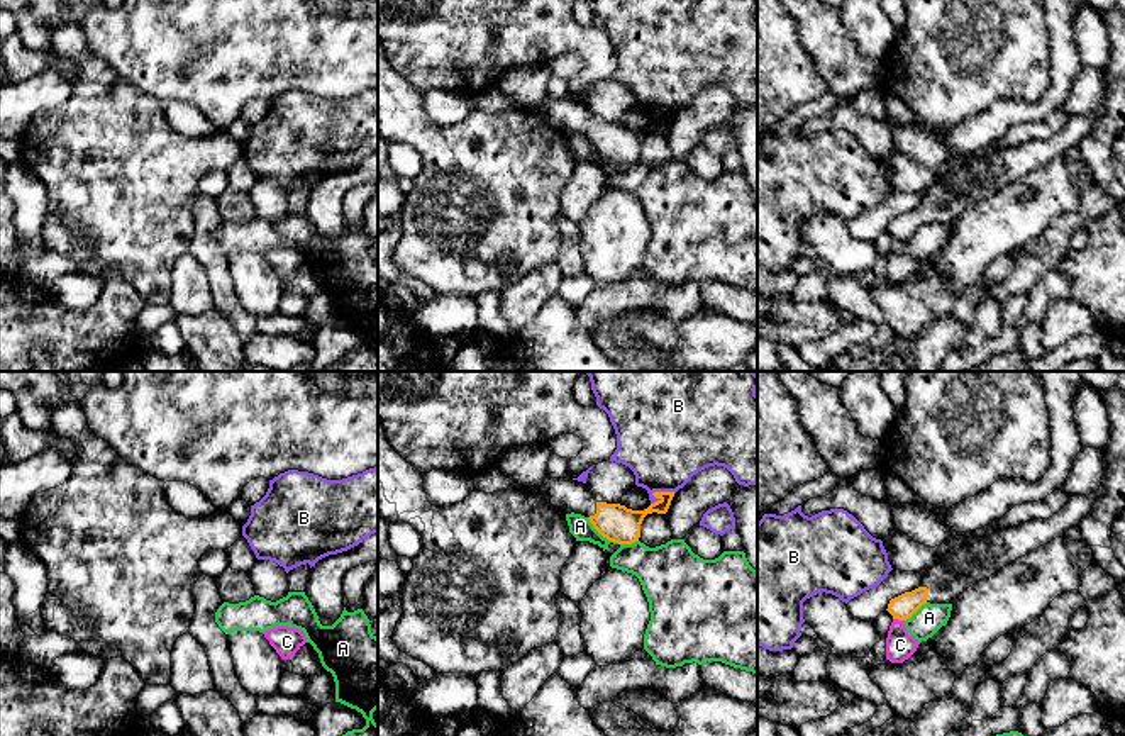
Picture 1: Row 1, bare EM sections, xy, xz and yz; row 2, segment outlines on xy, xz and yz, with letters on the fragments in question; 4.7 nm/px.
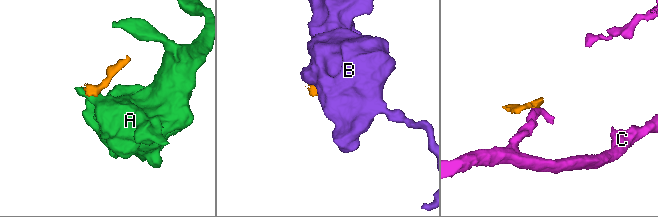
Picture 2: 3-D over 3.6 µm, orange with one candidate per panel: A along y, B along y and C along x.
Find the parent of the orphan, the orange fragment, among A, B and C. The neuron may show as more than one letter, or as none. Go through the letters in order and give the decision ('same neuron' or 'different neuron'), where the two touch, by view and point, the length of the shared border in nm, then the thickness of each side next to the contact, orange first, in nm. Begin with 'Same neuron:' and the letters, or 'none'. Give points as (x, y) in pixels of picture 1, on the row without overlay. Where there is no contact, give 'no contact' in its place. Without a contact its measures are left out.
Same neuron: none
A: different neuron; meets orange in xz at (612, 160); contact 280 nm long; 170 nm thick on the orange side, 110 nm on the other
B: different neuron; meets orange in xz at (658, 112); contact 130 nm long; 170 nm thick on the orange side, 420 nm on the other
C: different neuron; meets orange in yz at (898, 239); contact 60 nm long; 120 nm thick on the orange side, 140 nm on the other

